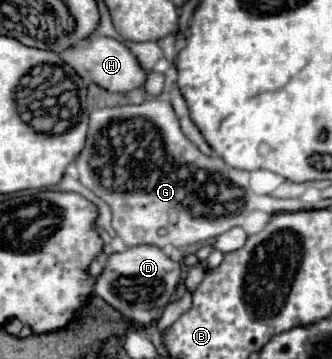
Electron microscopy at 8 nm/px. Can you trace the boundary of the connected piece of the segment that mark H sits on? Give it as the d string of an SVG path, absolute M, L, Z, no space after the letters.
M91 33L85 41L77 41L77 45L71 45L69 49L65 49L65 53L59 53L59 57L67 65L71 65L85 81L93 81L107 91L117 91L117 93L131 91L135 87L141 87L147 77L147 73L141 69L133 53L123 43L111 37L103 37L99 33Z

